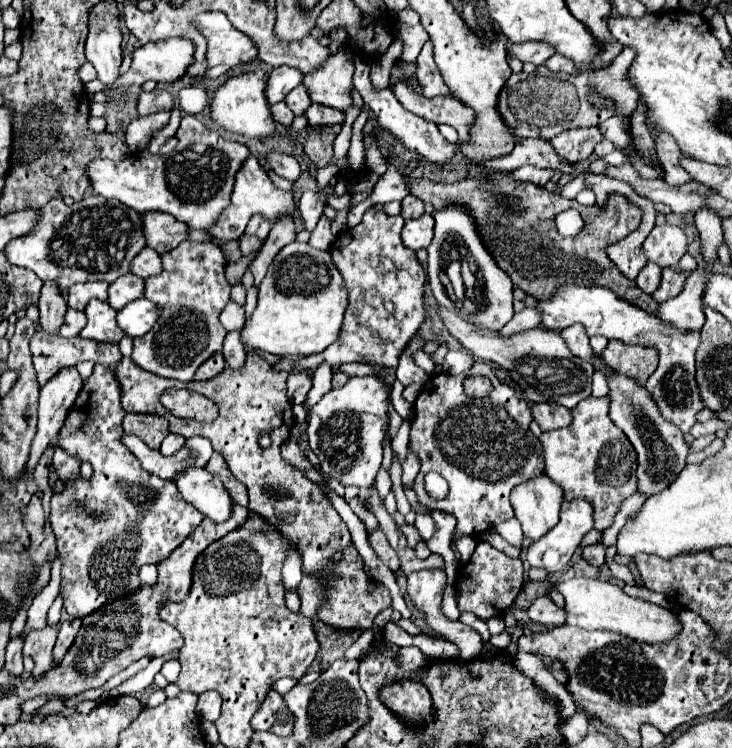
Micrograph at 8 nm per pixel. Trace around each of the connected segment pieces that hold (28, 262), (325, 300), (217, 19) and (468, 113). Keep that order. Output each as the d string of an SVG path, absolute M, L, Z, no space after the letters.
M95 194L73 206L65 206L61 198L49 200L41 208L33 230L5 246L5 258L9 264L33 270L43 282L53 280L61 290L67 290L77 282L117 280L129 272L129 264L141 248L145 248L145 238L139 212Z
M291 242L283 246L271 262L267 276L259 286L257 308L241 328L241 342L247 350L263 350L277 356L295 358L319 354L337 340L345 304L345 286L331 260L331 252Z
M205 12L201 16L195 16L195 26L209 40L209 66L227 64L233 68L257 58L257 44L243 32L235 30L223 12Z
M403 80L393 88L393 92L401 100L405 110L409 110L425 120L431 120L435 124L453 126L459 132L461 144L465 144L469 140L469 128L475 124L477 116L465 104L457 102L451 96L437 96L433 100L425 100L419 92L415 92L415 88L409 82L403 82Z

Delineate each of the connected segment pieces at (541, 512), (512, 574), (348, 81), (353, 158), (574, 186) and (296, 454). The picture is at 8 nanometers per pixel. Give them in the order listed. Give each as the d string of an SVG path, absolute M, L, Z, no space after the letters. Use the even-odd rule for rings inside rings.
M547 474L535 476L519 484L511 492L515 518L521 522L523 534L531 540L545 536L545 532L549 532L557 524L561 502L561 486L557 486Z
M479 542L475 548L475 554L471 560L463 566L467 580L455 580L457 582L457 608L459 612L473 612L479 620L487 622L489 618L499 618L505 614L509 606L513 606L519 592L525 588L525 570L523 562L519 558L509 558L503 552L495 550L489 542Z
M339 50L335 56L329 56L325 64L303 76L303 84L313 102L338 110L351 106L353 90L353 64L347 50Z
M369 107L361 110L360 115L355 120L352 126L352 137L350 140L350 147L347 152L347 159L355 170L360 170L365 167L366 157L364 152L362 130L367 122Z
M577 176L577 178L575 178L575 180L571 180L567 186L563 186L561 196L565 196L565 198L575 198L581 190L587 190L585 176Z
M283 446L281 452L283 452L285 460L289 460L293 466L301 468L301 470L305 472L305 476L307 476L307 466L309 466L311 462L307 460L307 456L301 454L301 448L299 448L299 446Z

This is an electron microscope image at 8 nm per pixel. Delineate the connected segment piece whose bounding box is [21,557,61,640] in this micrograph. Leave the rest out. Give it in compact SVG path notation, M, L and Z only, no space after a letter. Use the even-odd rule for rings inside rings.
M58 557L54 560L51 566L51 582L45 590L41 590L41 594L33 600L31 608L27 610L27 624L21 632L21 638L25 640L25 636L31 632L31 630L41 630L45 628L45 618L47 618L47 610L49 606L53 604L53 600L57 598L59 594L59 587L61 583L61 561Z

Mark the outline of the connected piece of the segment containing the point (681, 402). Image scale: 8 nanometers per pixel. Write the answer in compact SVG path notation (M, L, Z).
M561 286L549 298L541 298L535 304L535 310L541 314L541 326L547 330L563 330L569 324L583 324L589 336L605 336L609 340L617 338L631 345L653 347L659 350L659 366L649 376L647 388L653 392L653 400L661 408L665 420L677 424L683 434L695 424L695 414L703 408L701 398L697 398L697 382L695 382L695 350L699 340L699 332L677 332L677 328L665 328L661 320L653 314L643 312L641 308L613 296L607 288L595 286Z

